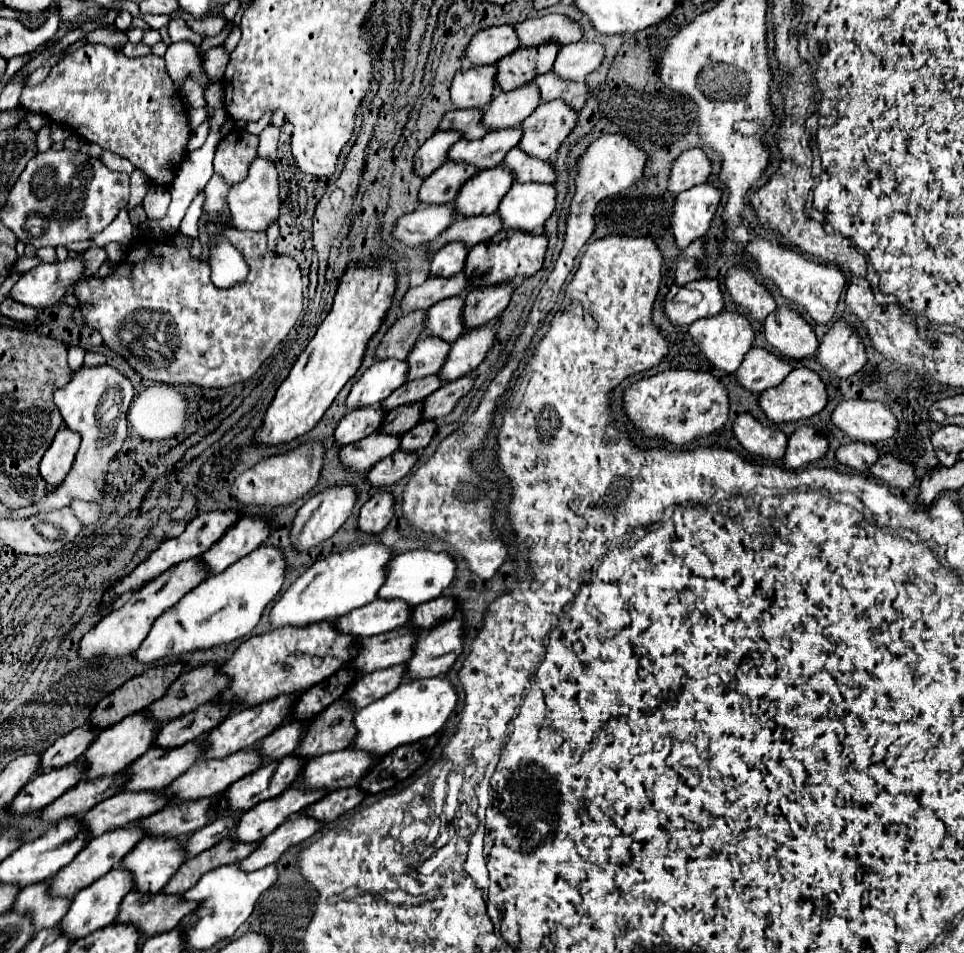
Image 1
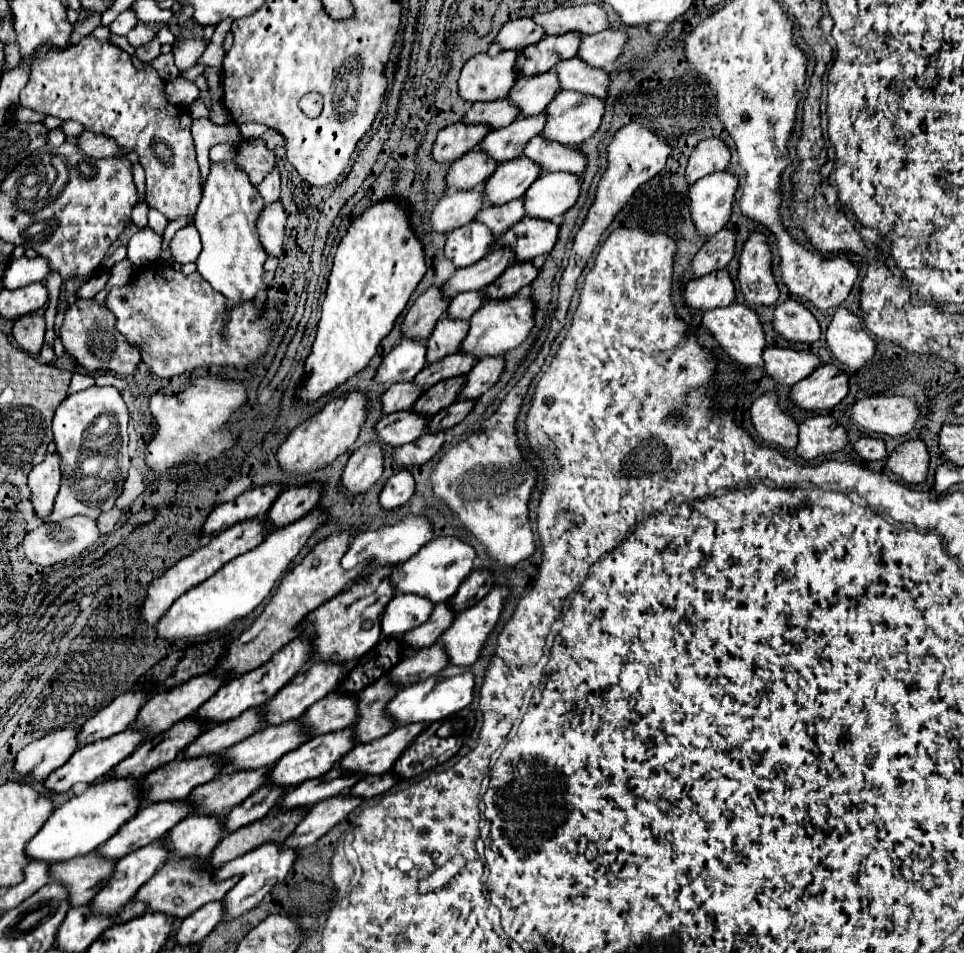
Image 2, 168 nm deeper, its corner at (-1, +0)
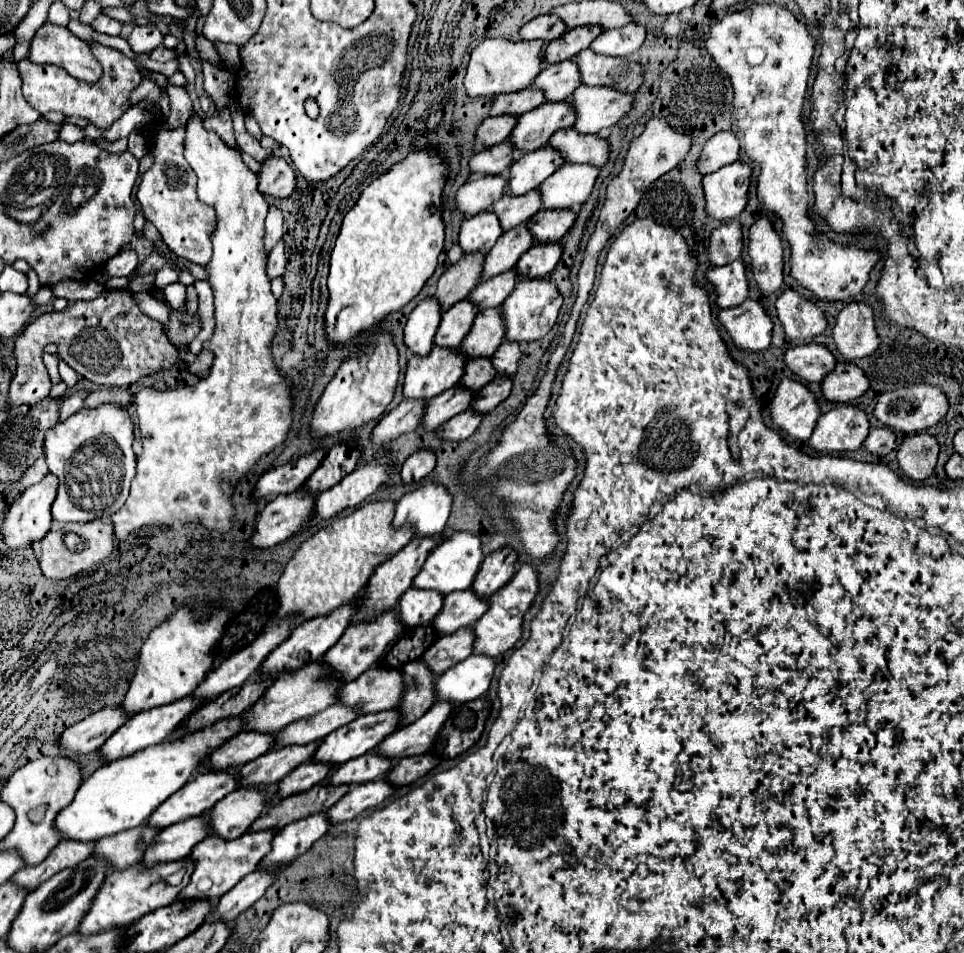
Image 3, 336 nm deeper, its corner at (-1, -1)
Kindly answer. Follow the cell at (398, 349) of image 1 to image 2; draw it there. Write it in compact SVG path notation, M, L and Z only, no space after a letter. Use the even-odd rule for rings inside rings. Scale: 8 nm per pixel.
M429 287L423 295L417 297L413 307L409 309L403 323L403 335L411 339L429 339L437 319L445 315L447 307L449 297L441 293L441 287Z

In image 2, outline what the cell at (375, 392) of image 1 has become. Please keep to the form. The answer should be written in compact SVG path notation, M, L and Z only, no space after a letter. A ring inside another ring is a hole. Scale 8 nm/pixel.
M401 339L401 343L383 359L375 381L393 385L399 381L411 381L425 365L427 341L423 339Z

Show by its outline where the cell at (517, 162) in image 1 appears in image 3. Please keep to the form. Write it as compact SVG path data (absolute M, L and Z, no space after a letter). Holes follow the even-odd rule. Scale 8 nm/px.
M573 128L557 130L549 138L549 146L559 150L563 160L569 164L591 164L601 168L607 162L609 154L607 140L601 140L597 136L581 136L579 132L573 132Z

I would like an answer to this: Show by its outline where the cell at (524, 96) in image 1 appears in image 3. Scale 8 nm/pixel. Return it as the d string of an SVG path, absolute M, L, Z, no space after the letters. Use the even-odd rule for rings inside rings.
M565 60L553 66L547 66L533 80L531 88L543 90L545 102L563 102L569 98L569 92L581 86L581 78L577 72L577 64L573 60Z

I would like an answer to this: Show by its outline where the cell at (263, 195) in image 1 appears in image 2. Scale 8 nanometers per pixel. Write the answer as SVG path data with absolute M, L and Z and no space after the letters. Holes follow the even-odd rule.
M281 201L273 205L265 205L265 211L261 211L259 223L257 223L261 243L265 251L273 257L279 257L283 253L283 243L281 243Z

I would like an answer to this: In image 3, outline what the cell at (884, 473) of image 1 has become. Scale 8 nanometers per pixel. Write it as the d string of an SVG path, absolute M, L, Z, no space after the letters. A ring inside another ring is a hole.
M915 434L903 440L897 450L897 460L901 470L915 482L931 476L939 456L939 444L929 434Z

